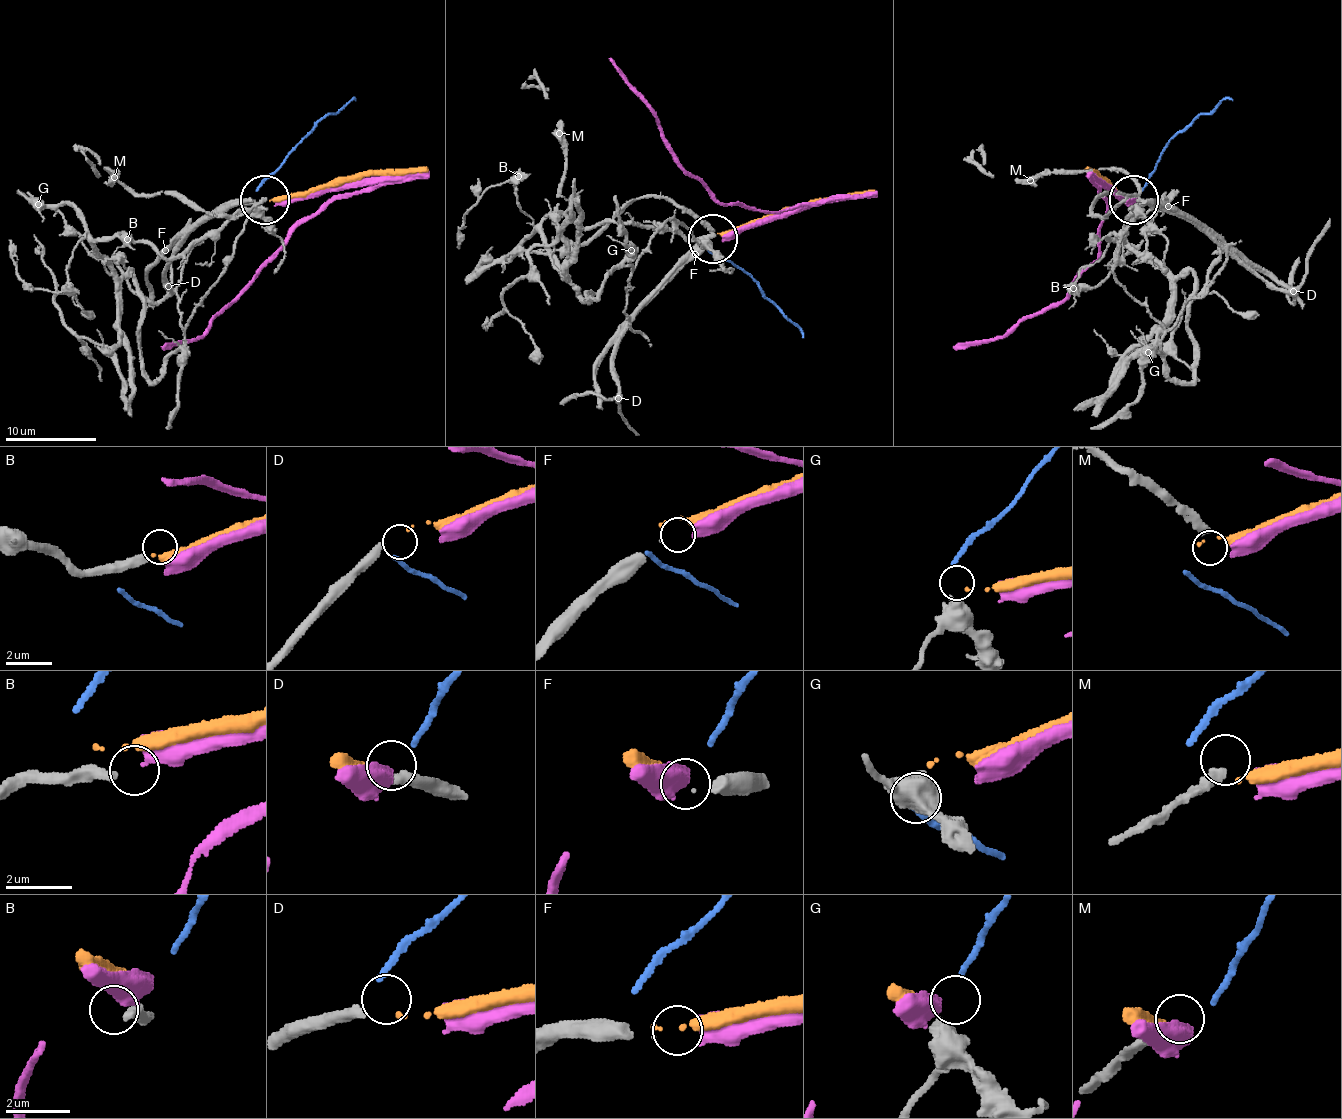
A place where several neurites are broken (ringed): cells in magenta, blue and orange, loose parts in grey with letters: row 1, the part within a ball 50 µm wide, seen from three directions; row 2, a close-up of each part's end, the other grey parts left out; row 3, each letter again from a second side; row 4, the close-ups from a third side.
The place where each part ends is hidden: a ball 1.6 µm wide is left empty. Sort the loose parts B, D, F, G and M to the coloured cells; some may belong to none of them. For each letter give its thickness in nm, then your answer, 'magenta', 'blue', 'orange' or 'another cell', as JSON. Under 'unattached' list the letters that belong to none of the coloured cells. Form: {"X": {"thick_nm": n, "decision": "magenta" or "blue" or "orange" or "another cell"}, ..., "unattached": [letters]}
{"B": {"thick_nm": 360, "decision": "another cell"}, "D": {"thick_nm": 360, "decision": "orange"}, "F": {"thick_nm": 50, "decision": "magenta"}, "G": {"thick_nm": 500, "decision": "blue"}, "M": {"thick_nm": 360, "decision": "another cell"}, "unattached": ["B", "M"]}

